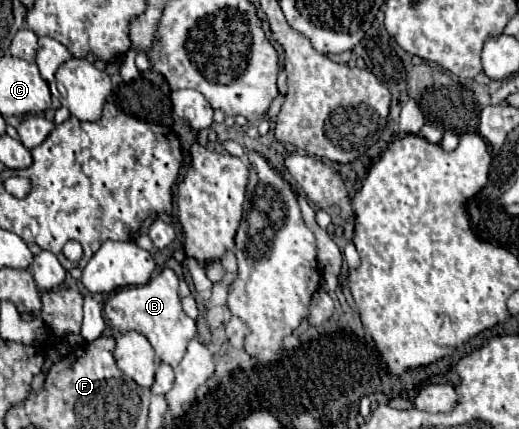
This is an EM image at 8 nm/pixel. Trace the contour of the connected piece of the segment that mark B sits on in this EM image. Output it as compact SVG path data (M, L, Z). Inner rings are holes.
M164 267L158 275L154 275L146 285L126 287L112 293L104 303L104 315L118 333L136 331L144 335L150 341L152 349L156 351L158 359L172 367L180 363L182 355L186 353L188 341L196 335L196 321L190 319L180 305L178 277L168 267Z

